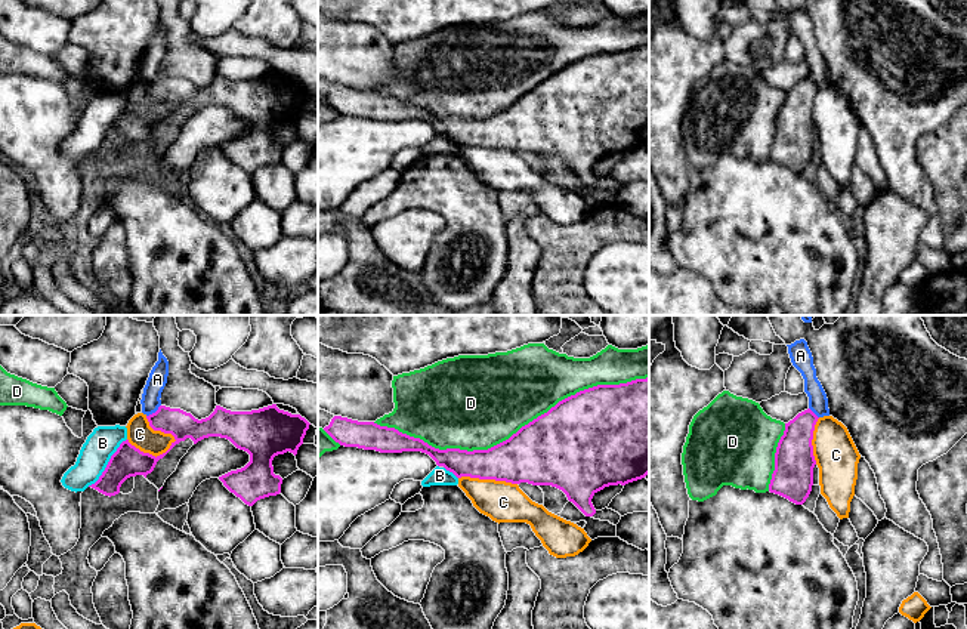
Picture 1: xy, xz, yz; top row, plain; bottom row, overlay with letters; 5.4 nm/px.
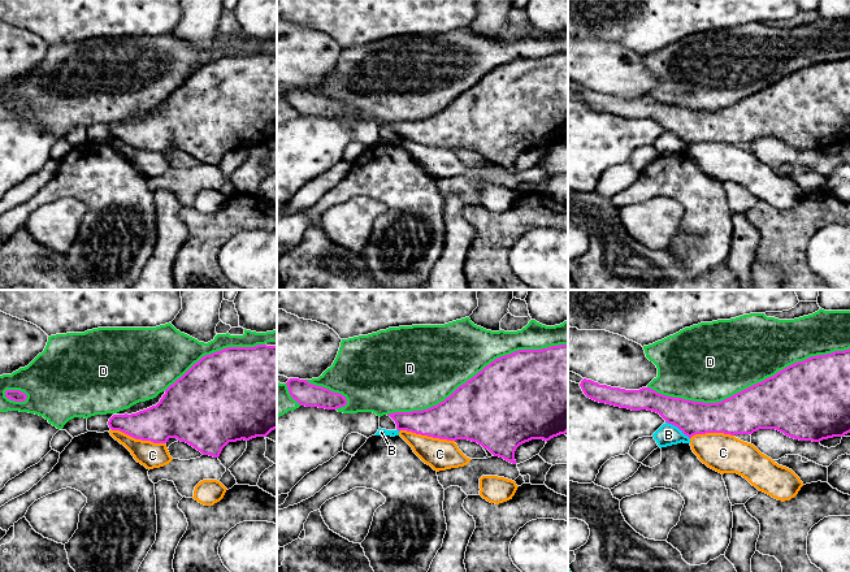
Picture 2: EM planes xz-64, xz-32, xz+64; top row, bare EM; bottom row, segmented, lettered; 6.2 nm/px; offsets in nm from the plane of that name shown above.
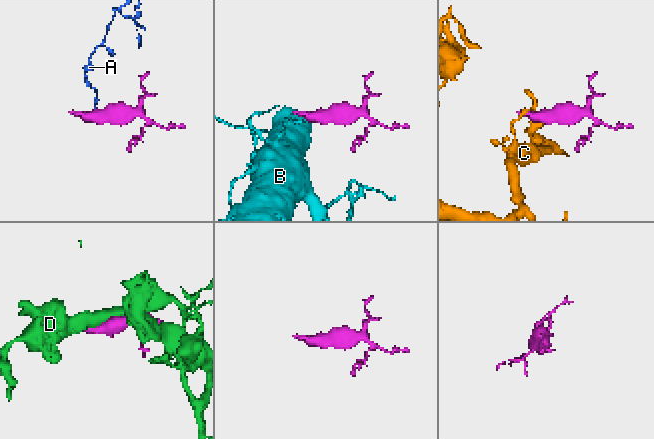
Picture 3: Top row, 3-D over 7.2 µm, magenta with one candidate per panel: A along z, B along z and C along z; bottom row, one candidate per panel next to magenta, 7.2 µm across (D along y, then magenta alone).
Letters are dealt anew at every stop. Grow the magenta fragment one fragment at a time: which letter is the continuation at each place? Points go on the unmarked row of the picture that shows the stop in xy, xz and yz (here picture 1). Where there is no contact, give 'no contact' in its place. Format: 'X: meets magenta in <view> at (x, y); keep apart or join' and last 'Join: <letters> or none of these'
A: meets magenta in xy at (155, 80); keep apart
B: meets magenta in xy at (108, 132); keep apart
C: meets magenta in xy at (151, 123); keep apart
D: meets magenta in xz at (512, 104); keep apart
Join: none of these

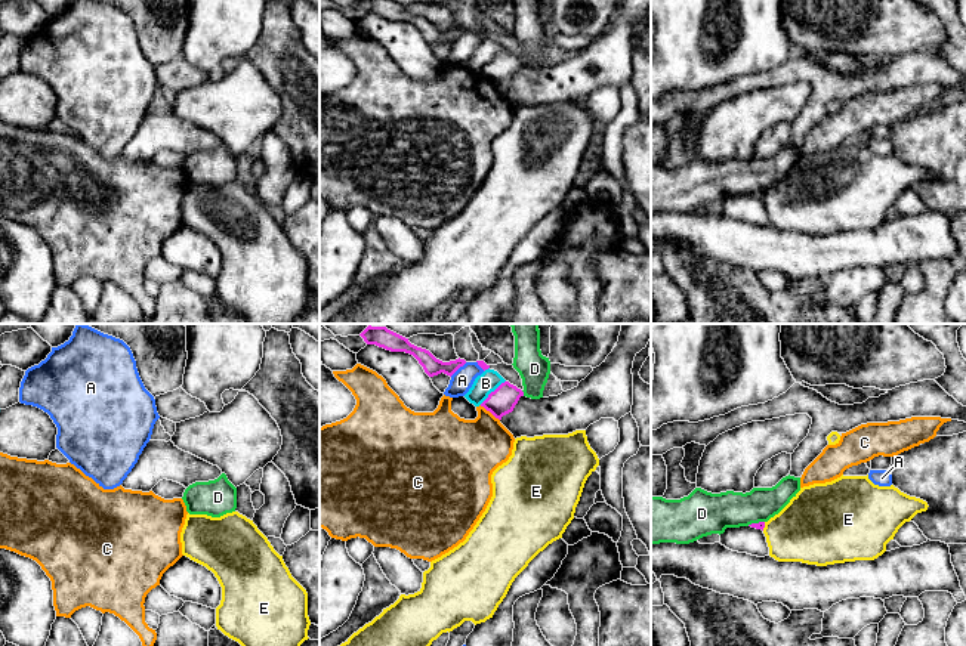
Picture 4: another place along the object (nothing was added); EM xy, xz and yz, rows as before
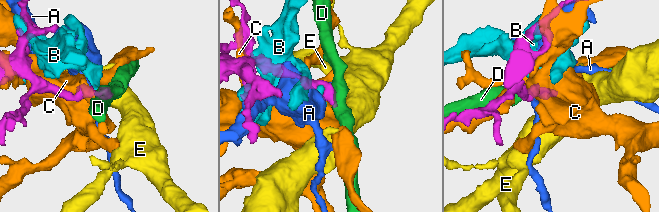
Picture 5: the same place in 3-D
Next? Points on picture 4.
A: meets magenta in xz at (457, 37); keep apart
B: meets magenta in xz at (491, 61); keep apart
C: meets magenta in xz at (490, 80); keep apart
D: meets magenta in xz at (522, 62); keep apart
E: meets magenta in yz at (764, 195); keep apart
Join: none of these

